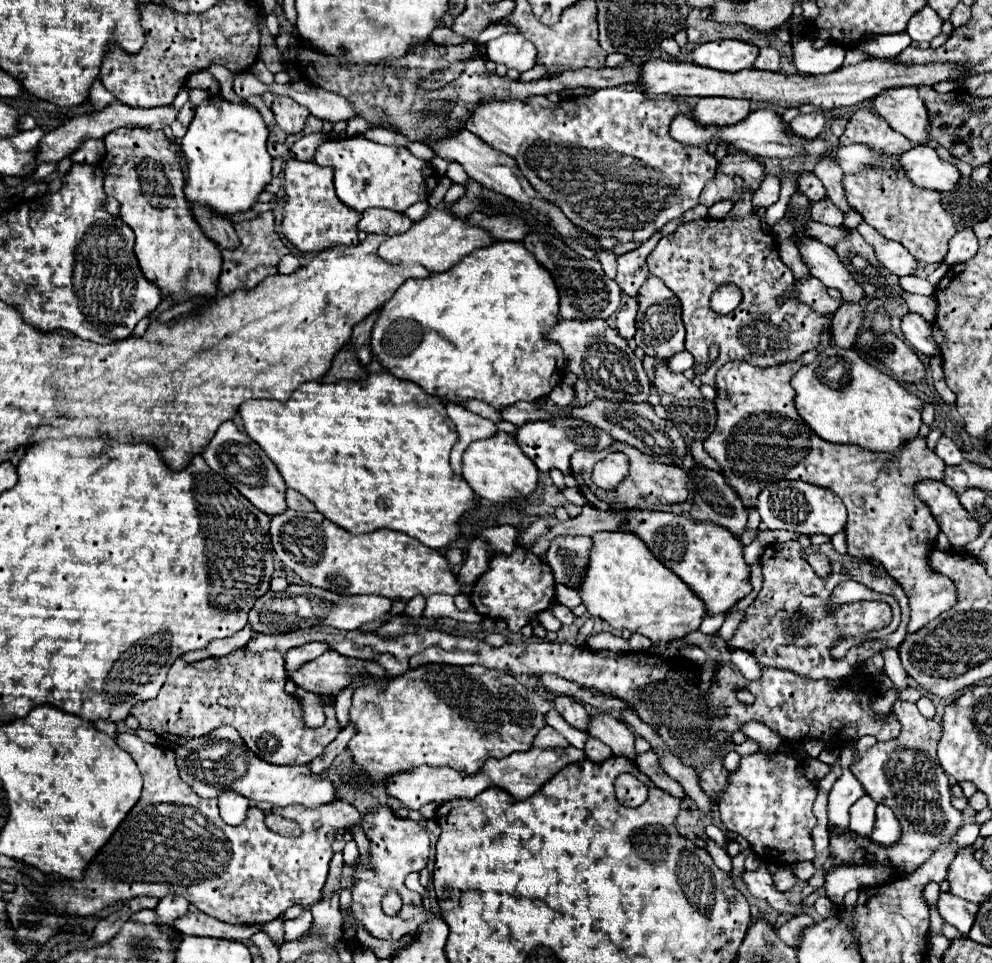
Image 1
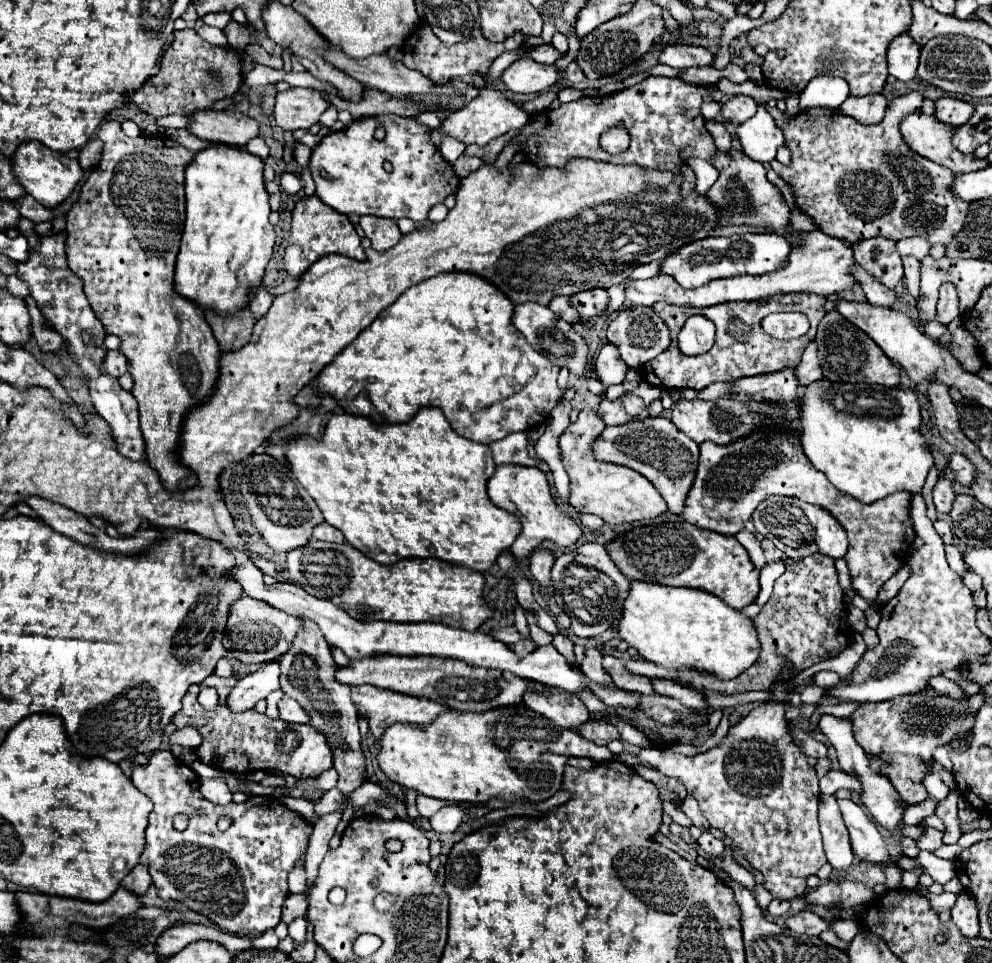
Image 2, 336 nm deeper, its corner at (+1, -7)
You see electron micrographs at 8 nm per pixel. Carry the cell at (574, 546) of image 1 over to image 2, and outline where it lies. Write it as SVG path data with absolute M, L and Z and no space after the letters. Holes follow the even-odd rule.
M586 543L576 551L560 555L552 567L552 585L556 605L572 619L570 629L578 637L596 637L612 627L614 621L622 617L622 607L630 591L630 581L618 571L608 551L598 543Z

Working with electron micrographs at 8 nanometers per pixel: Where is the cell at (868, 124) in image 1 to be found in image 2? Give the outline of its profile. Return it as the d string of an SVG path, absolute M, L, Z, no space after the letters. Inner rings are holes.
M920 91L894 97L888 105L884 123L878 125L862 125L840 111L824 109L800 111L790 121L776 123L784 133L786 147L792 153L792 163L782 165L774 159L770 165L792 187L798 209L808 215L822 233L846 241L848 245L876 235L888 235L896 241L920 235L926 237L930 245L950 245L954 235L962 231L964 219L968 215L968 203L956 197L952 191L954 173L938 163L932 163L930 159L916 155L904 141L896 141L896 129L900 129L900 121L906 115L920 111L922 99L924 97Z

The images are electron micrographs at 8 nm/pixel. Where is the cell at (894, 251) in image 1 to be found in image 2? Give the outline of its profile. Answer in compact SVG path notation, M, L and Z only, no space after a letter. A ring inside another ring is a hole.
M814 229L804 233L804 237L796 245L792 245L788 255L788 265L780 271L764 273L764 275L744 273L744 275L736 275L728 279L714 279L698 289L682 289L680 285L672 283L672 279L656 275L646 281L628 281L626 301L630 301L632 305L644 305L644 307L652 307L658 301L672 303L676 307L710 307L710 305L730 303L730 301L766 301L778 293L784 295L784 293L798 293L798 291L828 297L834 293L848 291L856 285L856 281L848 275L848 269L854 263L856 261L852 259L852 247L848 247L846 243L840 243L838 239L828 239L828 235Z

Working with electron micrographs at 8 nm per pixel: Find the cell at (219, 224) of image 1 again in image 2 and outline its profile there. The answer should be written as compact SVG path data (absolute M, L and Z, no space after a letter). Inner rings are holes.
M244 309L244 311L236 313L234 317L206 313L204 319L208 321L222 353L236 351L236 349L244 347L246 343L250 343L250 335L252 335L252 327L254 327L254 317L252 317L250 309Z

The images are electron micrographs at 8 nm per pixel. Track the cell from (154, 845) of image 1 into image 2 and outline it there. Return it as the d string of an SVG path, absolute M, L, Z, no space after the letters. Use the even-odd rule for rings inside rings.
M158 751L150 757L150 763L146 767L134 767L132 783L154 803L154 811L150 813L150 823L146 829L146 849L140 861L148 863L150 875L154 879L152 883L156 885L158 895L164 901L180 901L192 911L208 917L218 927L240 937L262 935L264 931L274 929L280 923L282 903L288 897L288 873L304 855L308 839L312 835L312 827L302 815L290 811L274 797L250 795L244 803L232 801L228 805L214 805L200 795L198 775L192 773L192 769L176 759L170 751ZM176 813L186 813L190 817L190 825L182 833L172 827L172 819ZM222 813L230 815L234 823L228 831L220 833L216 829L216 821Z

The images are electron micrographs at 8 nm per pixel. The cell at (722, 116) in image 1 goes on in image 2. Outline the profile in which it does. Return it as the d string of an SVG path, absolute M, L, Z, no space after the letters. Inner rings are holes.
M738 95L738 97L730 97L724 105L722 105L722 117L734 125L744 123L746 119L750 119L756 113L758 105L752 97L746 95Z

